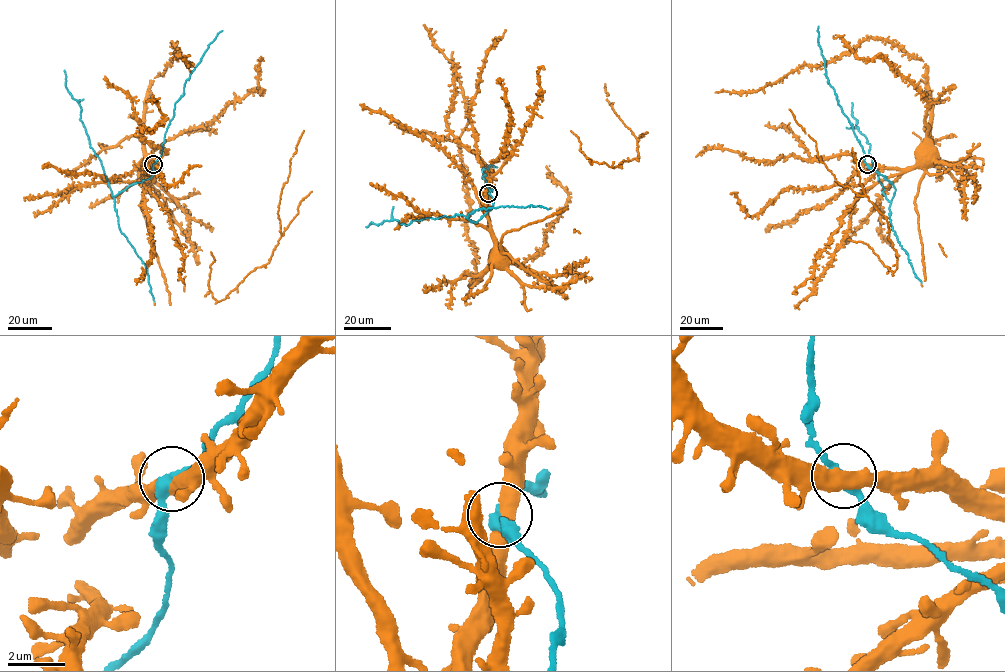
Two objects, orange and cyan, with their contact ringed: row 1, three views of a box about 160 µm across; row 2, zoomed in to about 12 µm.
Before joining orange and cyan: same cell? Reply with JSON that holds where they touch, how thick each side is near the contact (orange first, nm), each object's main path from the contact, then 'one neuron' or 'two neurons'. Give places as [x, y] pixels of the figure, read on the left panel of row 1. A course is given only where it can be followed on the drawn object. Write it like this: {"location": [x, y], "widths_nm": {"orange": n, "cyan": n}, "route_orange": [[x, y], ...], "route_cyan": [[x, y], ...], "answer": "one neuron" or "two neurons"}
{"location": [153, 164], "widths_nm": {"orange": 550, "cyan": 320}, "route_orange": [[153, 164], [143, 171], [142, 179], [149, 167]], "route_cyan": [[153, 164], [150, 178], [113, 196], [80, 120], [80, 104], [65, 85], [64, 70]], "answer": "one neuron"}

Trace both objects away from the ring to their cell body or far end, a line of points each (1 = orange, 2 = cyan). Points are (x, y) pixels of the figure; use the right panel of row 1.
1: (867, 164), (909, 169), (916, 163), (920, 152)
2: (867, 164), (892, 183), (895, 189), (890, 201), (874, 169), (870, 144), (856, 126), (851, 102)

